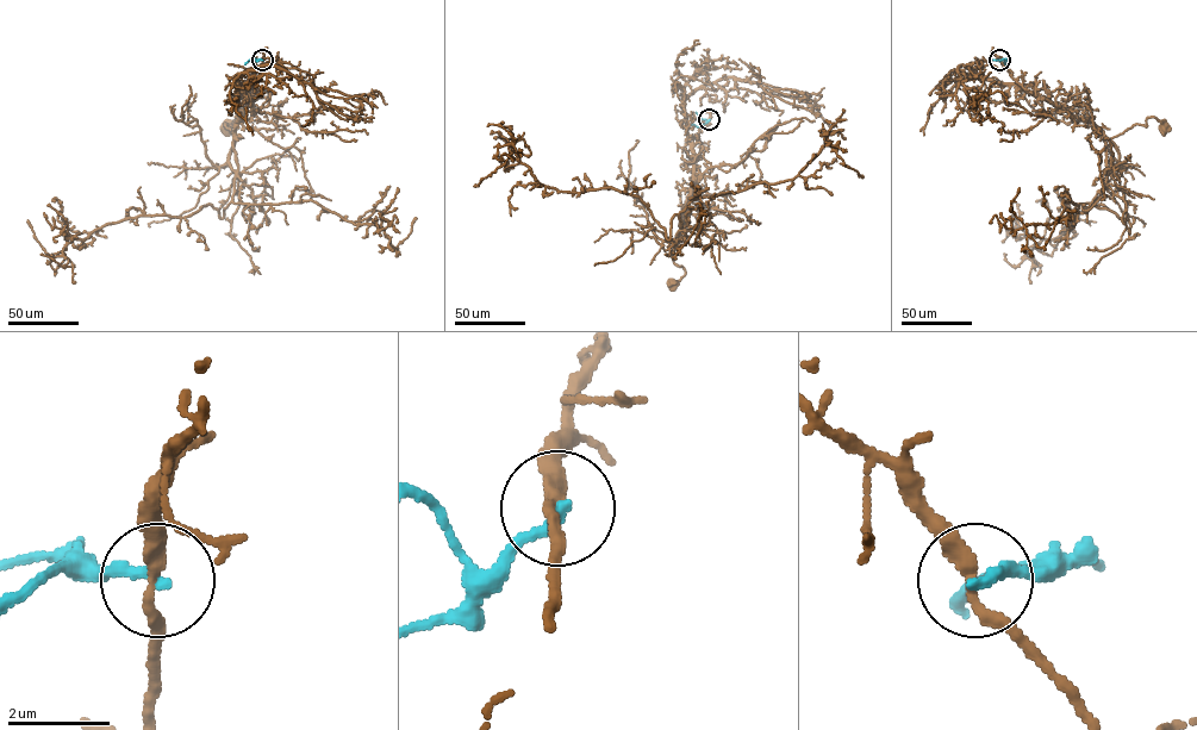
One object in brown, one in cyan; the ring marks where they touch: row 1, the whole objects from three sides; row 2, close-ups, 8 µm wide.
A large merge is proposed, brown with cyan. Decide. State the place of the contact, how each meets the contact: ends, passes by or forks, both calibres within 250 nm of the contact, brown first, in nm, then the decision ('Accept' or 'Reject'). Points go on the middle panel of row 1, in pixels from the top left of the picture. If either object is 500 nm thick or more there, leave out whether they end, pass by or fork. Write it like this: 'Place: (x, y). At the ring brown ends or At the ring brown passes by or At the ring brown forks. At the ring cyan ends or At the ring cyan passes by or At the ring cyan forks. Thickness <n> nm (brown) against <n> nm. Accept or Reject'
Place: (709, 119). At the ring brown passes by. At the ring cyan ends. Thickness 280 nm (brown) against 240 nm. Reject

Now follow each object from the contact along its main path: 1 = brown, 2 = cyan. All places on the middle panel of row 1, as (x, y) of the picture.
1: (709, 119), (698, 130), (703, 149), (694, 156), (693, 188), (672, 253), (685, 274), (669, 284)
2: (709, 119), (698, 126), (692, 124)

